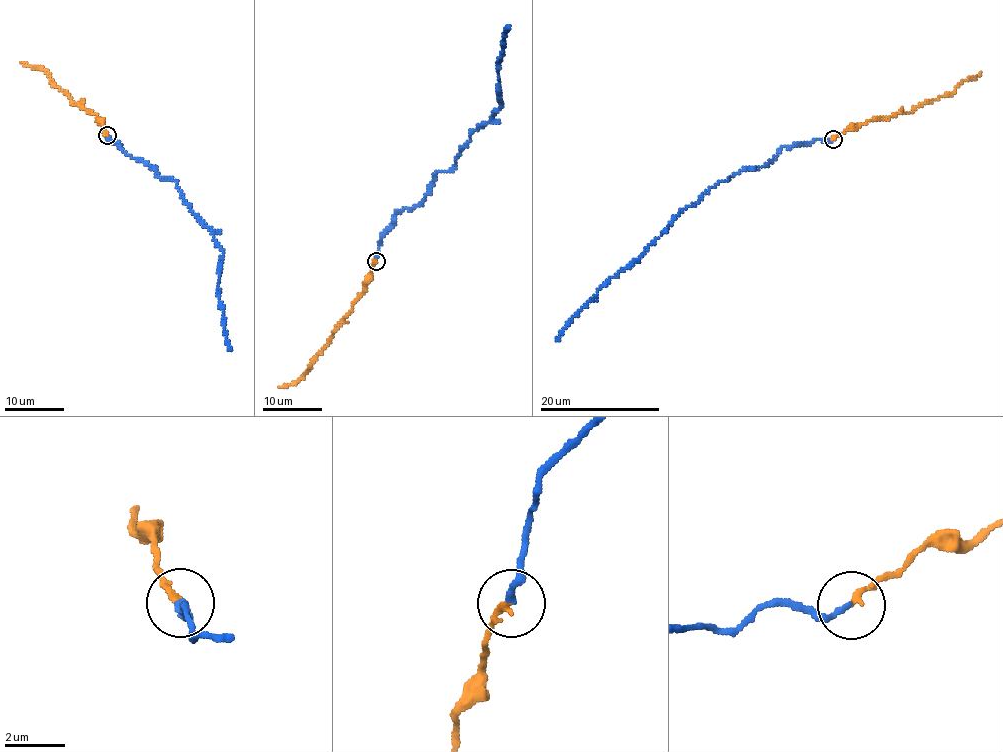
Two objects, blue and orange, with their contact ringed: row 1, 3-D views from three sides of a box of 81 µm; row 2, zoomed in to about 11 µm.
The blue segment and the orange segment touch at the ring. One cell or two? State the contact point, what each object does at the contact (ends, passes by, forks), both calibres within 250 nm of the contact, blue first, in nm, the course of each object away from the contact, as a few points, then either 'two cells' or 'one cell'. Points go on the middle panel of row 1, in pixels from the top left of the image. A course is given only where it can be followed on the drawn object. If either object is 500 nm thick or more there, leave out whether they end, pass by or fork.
place (376, 261); blue ends; orange ends; calibres 190 and 190 nm; course blue (376, 260), (395, 214), (420, 205), (434, 176), (454, 166), (469, 135), (502, 105), (496, 67), (506, 27); course orange (376, 260), (363, 293), (312, 366), (289, 385), (279, 386); one cell

